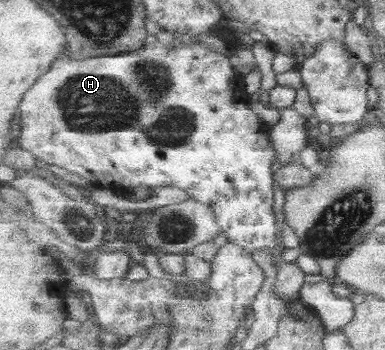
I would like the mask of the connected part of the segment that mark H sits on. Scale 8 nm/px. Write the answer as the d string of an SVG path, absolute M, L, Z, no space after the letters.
M195 38L193 42L183 42L183 39L176 39L175 48L169 48L161 42L149 45L146 44L129 54L121 56L99 56L99 58L87 58L87 60L69 60L61 58L55 62L49 70L49 74L41 76L41 82L25 94L21 102L21 134L19 134L19 146L29 150L35 158L45 163L54 164L65 168L73 174L74 180L86 187L109 188L116 192L127 187L147 187L150 189L159 186L178 187L184 190L189 197L210 206L217 215L221 235L228 240L243 247L248 252L258 250L270 250L272 253L279 244L277 237L277 218L275 218L275 200L273 200L274 173L273 162L278 161L278 152L272 145L270 133L272 128L269 125L263 126L261 118L249 108L247 104L247 93L245 86L237 82L237 74L233 72L233 66L225 54L219 54L208 47L206 38Z

